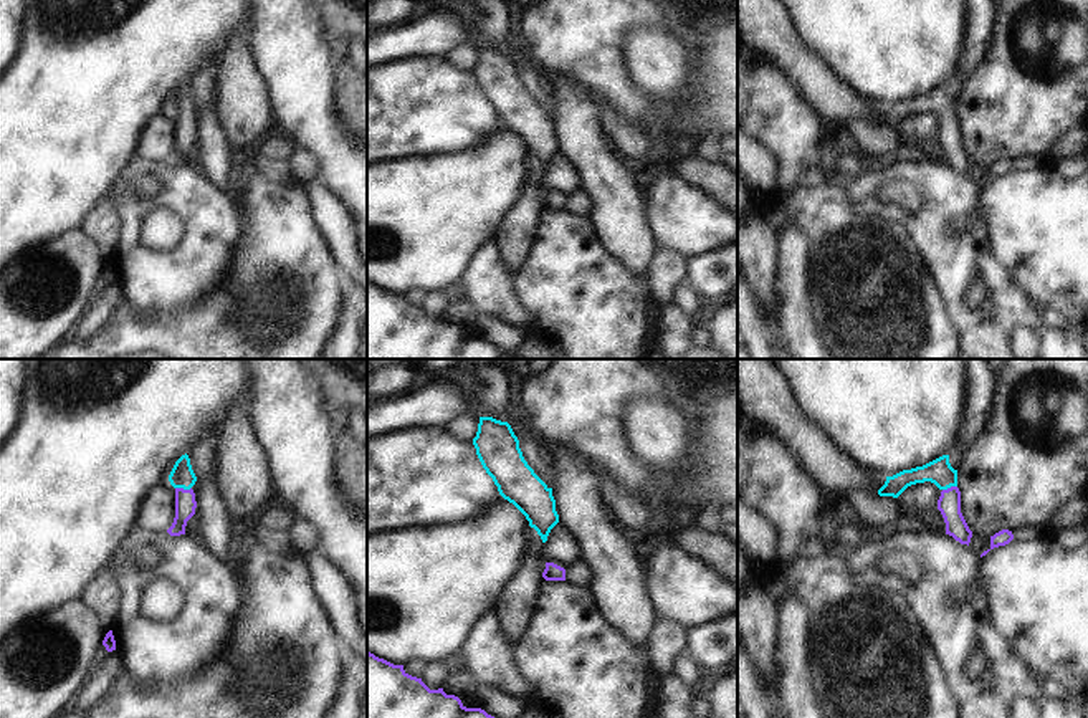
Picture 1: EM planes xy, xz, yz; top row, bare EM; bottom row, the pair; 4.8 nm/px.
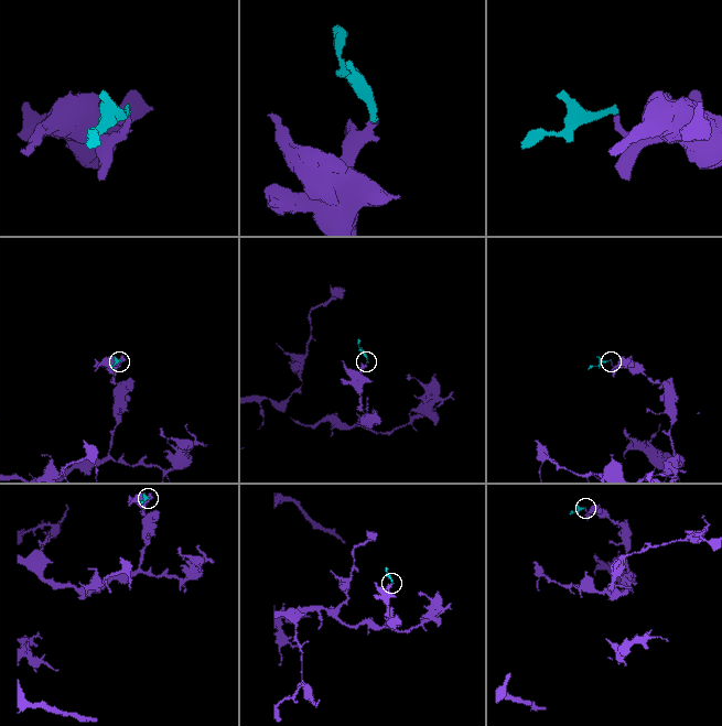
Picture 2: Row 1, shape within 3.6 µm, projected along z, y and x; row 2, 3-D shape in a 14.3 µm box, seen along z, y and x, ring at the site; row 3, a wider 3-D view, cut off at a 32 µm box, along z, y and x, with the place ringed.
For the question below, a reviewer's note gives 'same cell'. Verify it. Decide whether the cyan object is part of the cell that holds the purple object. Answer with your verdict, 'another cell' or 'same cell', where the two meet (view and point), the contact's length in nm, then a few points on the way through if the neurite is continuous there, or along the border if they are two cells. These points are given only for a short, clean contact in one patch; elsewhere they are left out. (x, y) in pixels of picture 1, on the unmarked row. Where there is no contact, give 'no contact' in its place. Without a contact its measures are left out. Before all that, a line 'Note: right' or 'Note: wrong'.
Note: right
same cell; contact xy (182, 118); length 80 nm; way xy (186, 133), (182, 118), (182, 105)

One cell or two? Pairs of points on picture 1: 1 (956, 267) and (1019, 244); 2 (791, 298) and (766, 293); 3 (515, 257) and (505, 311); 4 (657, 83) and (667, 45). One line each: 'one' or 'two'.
1: two
2: two
3: two
4: one

